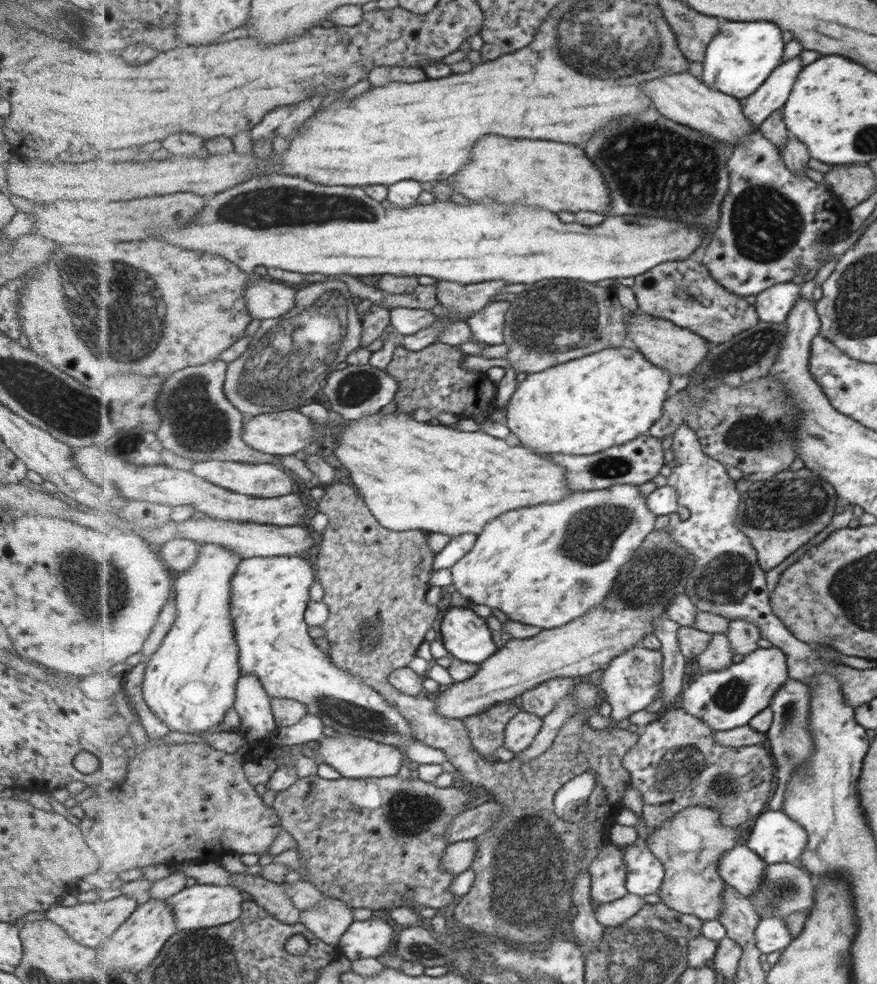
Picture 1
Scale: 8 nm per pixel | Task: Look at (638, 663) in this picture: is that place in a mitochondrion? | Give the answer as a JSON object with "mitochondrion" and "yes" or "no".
{"mitochondrion":"yes"}

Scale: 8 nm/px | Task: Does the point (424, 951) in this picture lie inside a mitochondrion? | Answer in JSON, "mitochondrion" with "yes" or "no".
{"mitochondrion":"yes"}

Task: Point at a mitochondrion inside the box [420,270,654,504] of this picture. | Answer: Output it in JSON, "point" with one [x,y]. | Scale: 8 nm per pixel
{"point":[551,320]}

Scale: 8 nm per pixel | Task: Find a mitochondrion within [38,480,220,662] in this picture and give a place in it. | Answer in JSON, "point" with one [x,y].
{"point":[98,591]}

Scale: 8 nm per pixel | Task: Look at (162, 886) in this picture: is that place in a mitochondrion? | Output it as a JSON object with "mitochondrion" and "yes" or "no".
{"mitochondrion":"no"}

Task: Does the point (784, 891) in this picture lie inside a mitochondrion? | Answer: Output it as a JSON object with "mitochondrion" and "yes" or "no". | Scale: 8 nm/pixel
{"mitochondrion":"yes"}

